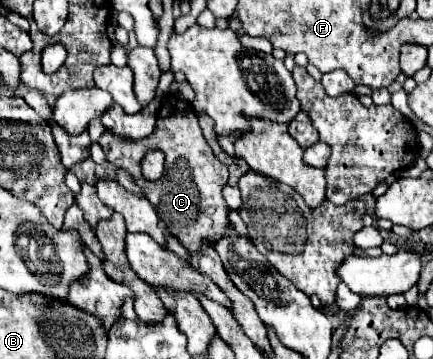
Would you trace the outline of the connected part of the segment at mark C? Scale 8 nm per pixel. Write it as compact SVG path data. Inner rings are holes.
M169 95L157 117L155 131L149 137L129 139L105 129L105 133L99 139L99 145L103 147L107 159L115 167L127 169L133 175L133 179L145 189L149 203L155 207L159 219L165 223L169 233L173 233L183 247L197 249L197 245L201 245L203 239L217 241L217 237L225 235L223 227L229 223L229 219L227 203L221 195L221 189L223 185L227 185L229 173L227 167L213 155L213 151L205 143L201 127L197 125L197 117L189 107L191 103ZM151 149L165 151L165 173L159 181L143 179L139 169L139 161Z

